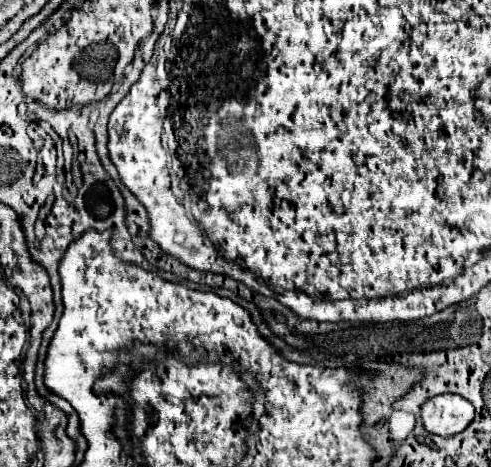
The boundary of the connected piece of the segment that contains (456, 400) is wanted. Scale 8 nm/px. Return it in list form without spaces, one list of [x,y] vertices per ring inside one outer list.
[[[443,393],[421,405],[421,421],[429,433],[455,435],[473,421],[473,405],[455,393]]]

